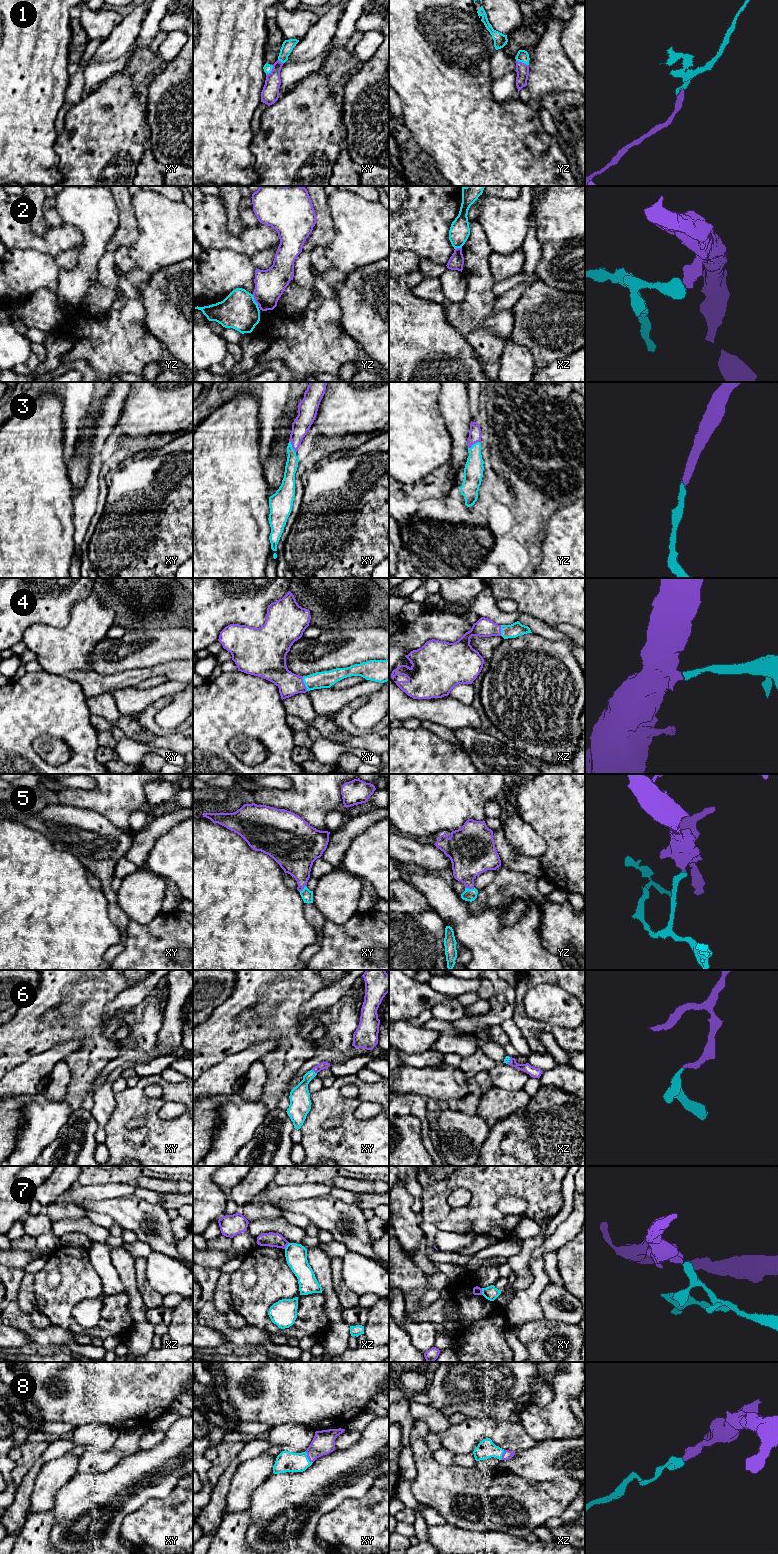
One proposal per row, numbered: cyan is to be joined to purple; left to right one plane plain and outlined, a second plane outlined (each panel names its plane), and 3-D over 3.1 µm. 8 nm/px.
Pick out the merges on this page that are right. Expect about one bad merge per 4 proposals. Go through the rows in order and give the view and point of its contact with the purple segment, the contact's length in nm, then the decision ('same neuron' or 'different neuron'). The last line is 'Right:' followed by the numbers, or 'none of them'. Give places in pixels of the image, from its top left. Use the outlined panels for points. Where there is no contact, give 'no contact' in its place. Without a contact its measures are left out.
1: contact yz (522, 63); length 110 nm; same neuron
2: contact yz (254, 299); length 110 nm; different neuron
3: contact yz (473, 443); length 110 nm; same neuron
4: contact xy (303, 683); length 130 nm; same neuron
5: contact yz (470, 888); length 80 nm; same neuron
6: contact xy (314, 1071); length 50 nm; same neuron
7: contact xy (481, 1291); length 60 nm; different neuron
8: contact xy (308, 1457); length 110 nm; same neuron
Right: 1, 3, 4, 5, 6, 8

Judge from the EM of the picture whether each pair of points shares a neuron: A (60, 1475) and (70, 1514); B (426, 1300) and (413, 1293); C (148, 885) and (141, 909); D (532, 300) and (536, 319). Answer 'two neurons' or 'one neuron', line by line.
A: two neurons
B: two neurons
C: one neuron
D: one neuron

